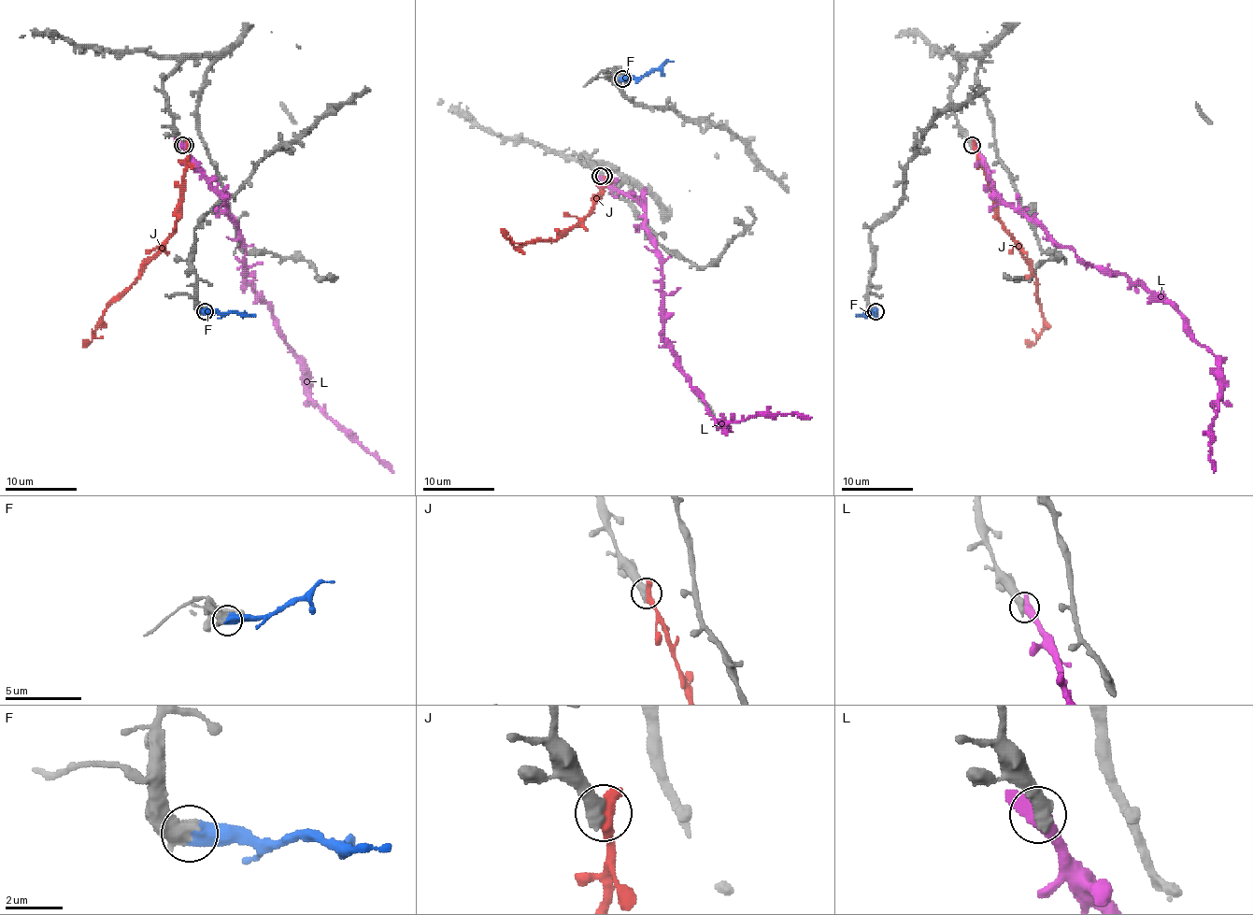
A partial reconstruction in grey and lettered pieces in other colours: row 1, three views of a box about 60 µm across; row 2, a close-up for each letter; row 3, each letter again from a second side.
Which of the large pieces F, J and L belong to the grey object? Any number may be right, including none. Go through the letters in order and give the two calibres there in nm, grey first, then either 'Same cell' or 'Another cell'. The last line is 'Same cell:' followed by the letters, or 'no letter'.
F: Thickness 600 nm (grey) against 650 nm. Same cell
J: Thickness 480 nm (grey) against 500 nm. Same cell
L: Thickness 550 nm (grey) against 480 nm. Another cell
Same cell: F, J

